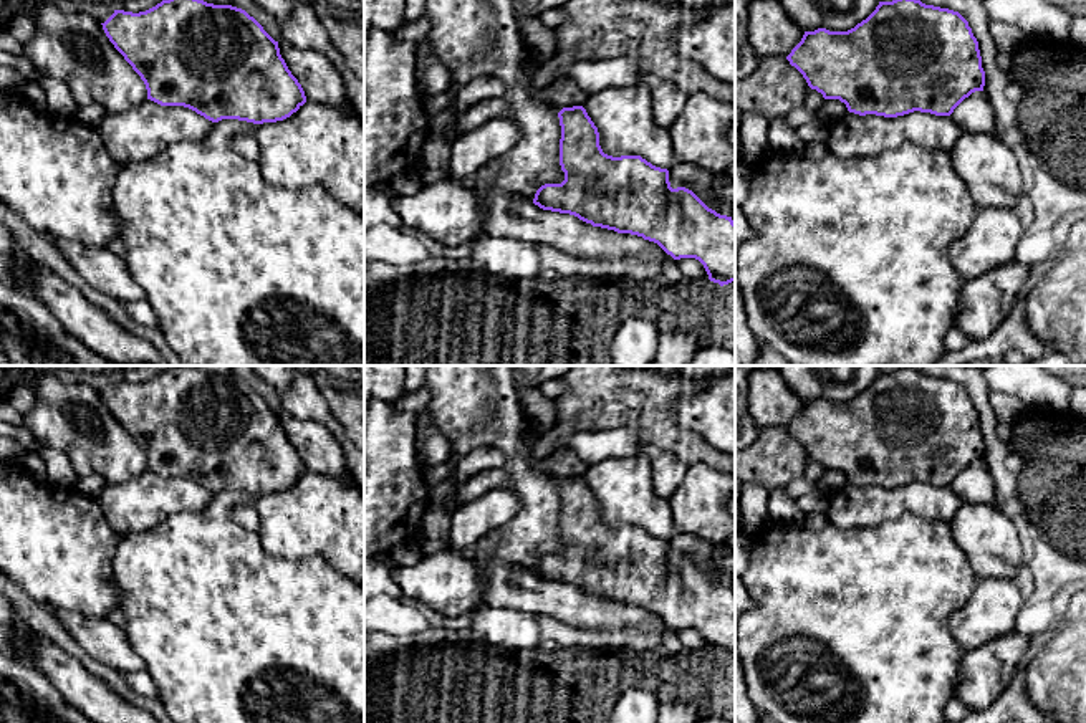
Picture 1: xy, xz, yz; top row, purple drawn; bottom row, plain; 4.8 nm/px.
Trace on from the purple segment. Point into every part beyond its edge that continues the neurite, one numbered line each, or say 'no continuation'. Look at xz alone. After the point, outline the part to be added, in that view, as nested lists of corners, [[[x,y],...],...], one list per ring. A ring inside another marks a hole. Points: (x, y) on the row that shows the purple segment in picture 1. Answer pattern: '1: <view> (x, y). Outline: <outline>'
no continuation

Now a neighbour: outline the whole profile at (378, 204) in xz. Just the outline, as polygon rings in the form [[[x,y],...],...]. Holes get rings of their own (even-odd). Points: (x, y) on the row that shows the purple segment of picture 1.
[[[387,189],[364,192],[364,230],[376,225],[404,227],[399,213],[392,207],[392,194]]]

